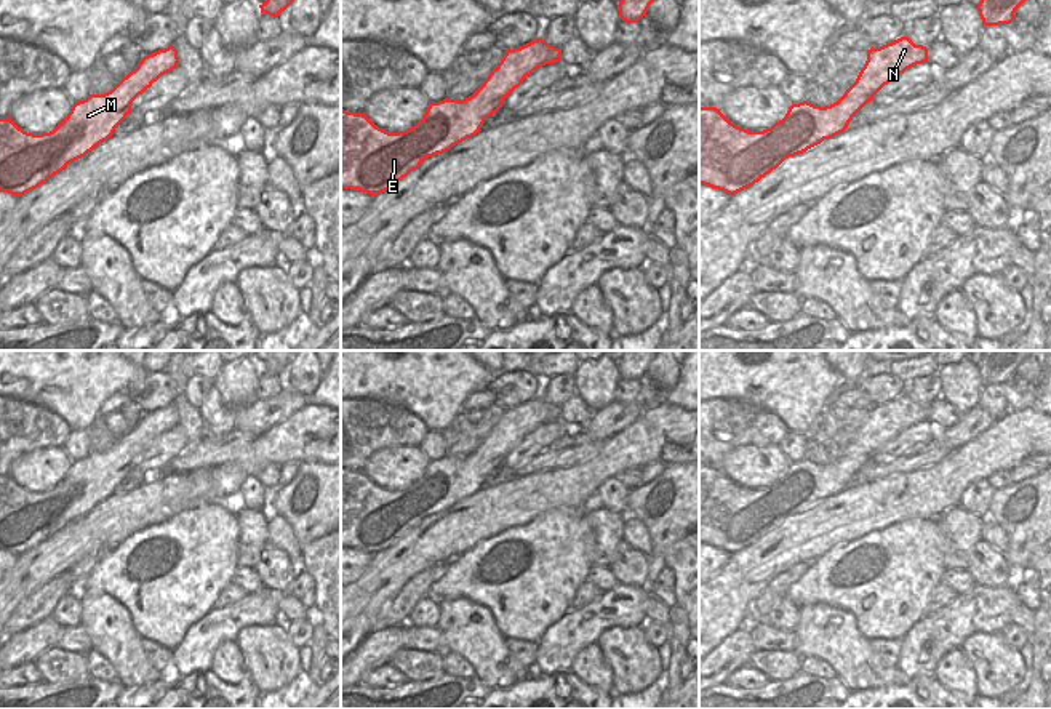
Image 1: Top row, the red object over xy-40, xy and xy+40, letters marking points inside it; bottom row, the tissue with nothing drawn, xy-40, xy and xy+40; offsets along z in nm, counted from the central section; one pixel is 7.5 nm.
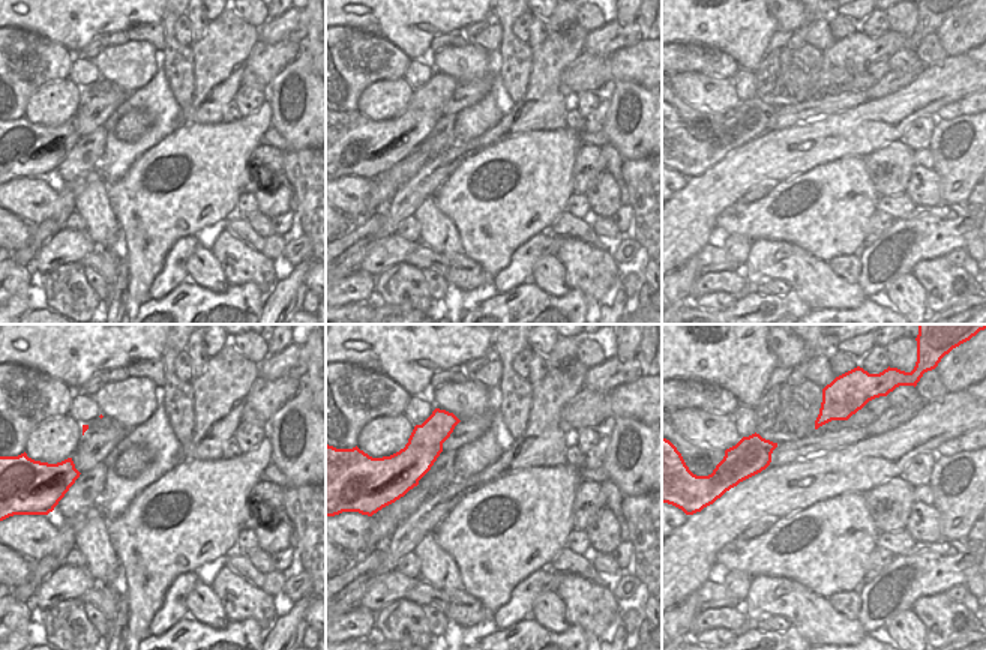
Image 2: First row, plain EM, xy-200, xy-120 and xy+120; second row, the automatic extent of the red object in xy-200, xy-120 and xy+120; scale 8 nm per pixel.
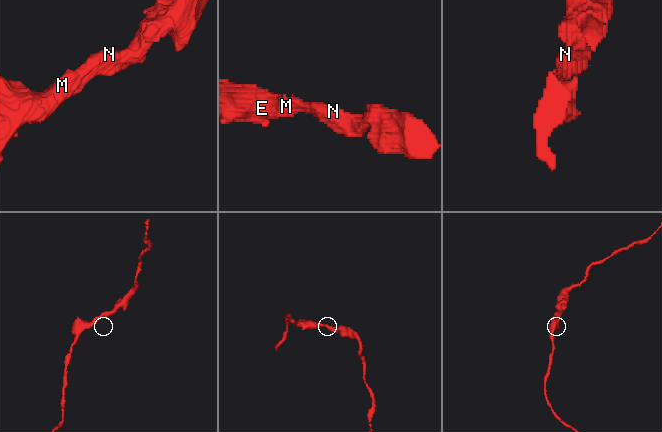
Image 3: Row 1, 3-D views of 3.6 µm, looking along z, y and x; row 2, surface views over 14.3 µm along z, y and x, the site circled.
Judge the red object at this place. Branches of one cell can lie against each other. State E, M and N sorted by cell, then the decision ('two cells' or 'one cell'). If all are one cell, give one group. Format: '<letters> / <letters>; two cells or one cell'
E M N; one cell

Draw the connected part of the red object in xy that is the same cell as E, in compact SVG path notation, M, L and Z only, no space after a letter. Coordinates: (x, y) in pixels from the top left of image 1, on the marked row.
M536 38L520 48L506 50L501 62L491 70L483 85L469 98L430 102L424 117L406 131L389 133L376 126L365 114L341 109L341 189L379 195L418 170L421 163L437 154L480 133L485 120L496 114L504 99L522 85L536 69L561 62L561 48Z

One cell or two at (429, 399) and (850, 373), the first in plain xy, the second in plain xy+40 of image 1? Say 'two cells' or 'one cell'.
two cells

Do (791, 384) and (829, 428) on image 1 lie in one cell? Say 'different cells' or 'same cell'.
different cells

